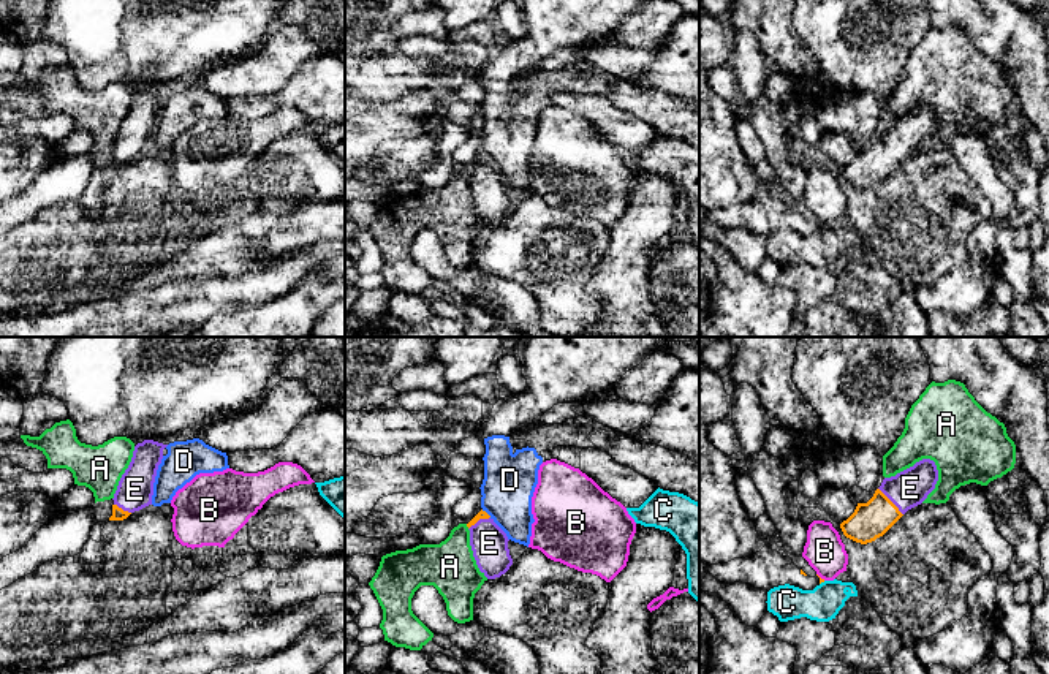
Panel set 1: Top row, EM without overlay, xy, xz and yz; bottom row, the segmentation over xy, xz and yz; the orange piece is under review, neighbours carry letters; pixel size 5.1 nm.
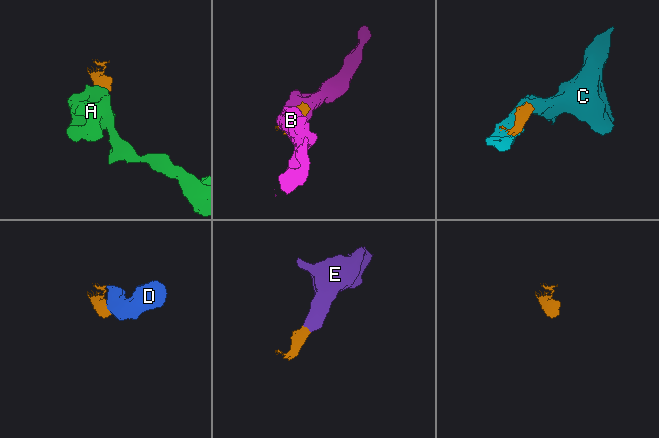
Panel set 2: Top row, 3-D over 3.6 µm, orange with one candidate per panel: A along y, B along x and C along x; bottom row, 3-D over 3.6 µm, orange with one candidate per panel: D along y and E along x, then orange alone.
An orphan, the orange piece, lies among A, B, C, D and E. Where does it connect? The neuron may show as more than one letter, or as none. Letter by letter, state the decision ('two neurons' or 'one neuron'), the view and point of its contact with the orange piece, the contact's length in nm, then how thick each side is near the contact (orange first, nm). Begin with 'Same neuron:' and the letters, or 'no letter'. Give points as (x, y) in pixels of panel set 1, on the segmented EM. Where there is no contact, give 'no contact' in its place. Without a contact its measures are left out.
Same neuron: E
A: two neurons | xz (467, 526) | 30 nm | 50/260 nm
B: two neurons | yz (820, 578) | 60 nm | 20/200 nm
C: two neurons | yz (821, 581) | 40 nm | 20/180 nm
D: two neurons | xz (484, 511) | 70 nm | 50/260 nm
E: one neuron | yz (891, 502) | 190 nm | 190/190 nm

